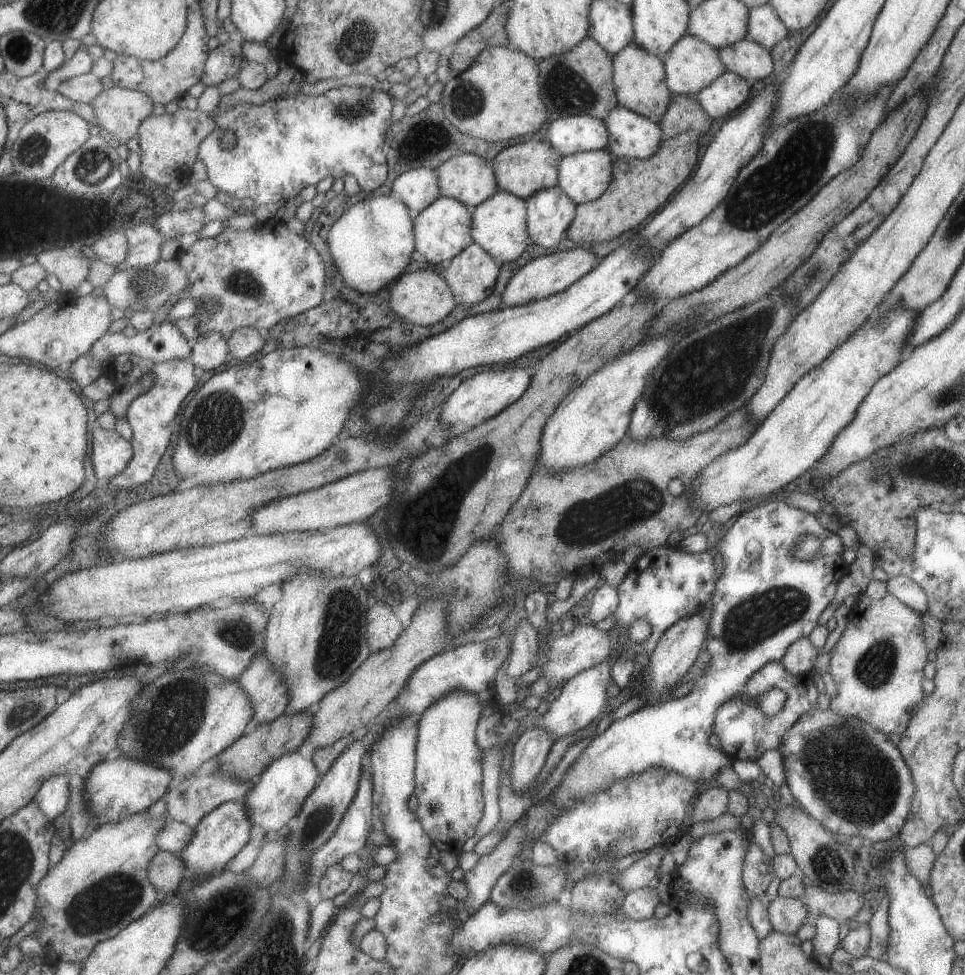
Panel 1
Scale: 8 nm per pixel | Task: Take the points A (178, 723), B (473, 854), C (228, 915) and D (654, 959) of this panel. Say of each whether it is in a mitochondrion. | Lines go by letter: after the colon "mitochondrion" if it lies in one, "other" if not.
A: mitochondrion
B: other
C: mitochondrion
D: other

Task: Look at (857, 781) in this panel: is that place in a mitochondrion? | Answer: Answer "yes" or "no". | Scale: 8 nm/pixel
yes

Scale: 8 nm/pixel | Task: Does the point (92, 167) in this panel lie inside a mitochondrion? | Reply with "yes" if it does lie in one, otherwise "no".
yes

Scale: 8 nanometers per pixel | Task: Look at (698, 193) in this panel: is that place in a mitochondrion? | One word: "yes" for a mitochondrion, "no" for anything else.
no

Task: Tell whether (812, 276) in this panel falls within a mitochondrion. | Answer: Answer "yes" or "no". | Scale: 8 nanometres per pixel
yes

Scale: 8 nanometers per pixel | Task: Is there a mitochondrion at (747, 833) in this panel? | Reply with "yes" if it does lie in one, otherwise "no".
no

